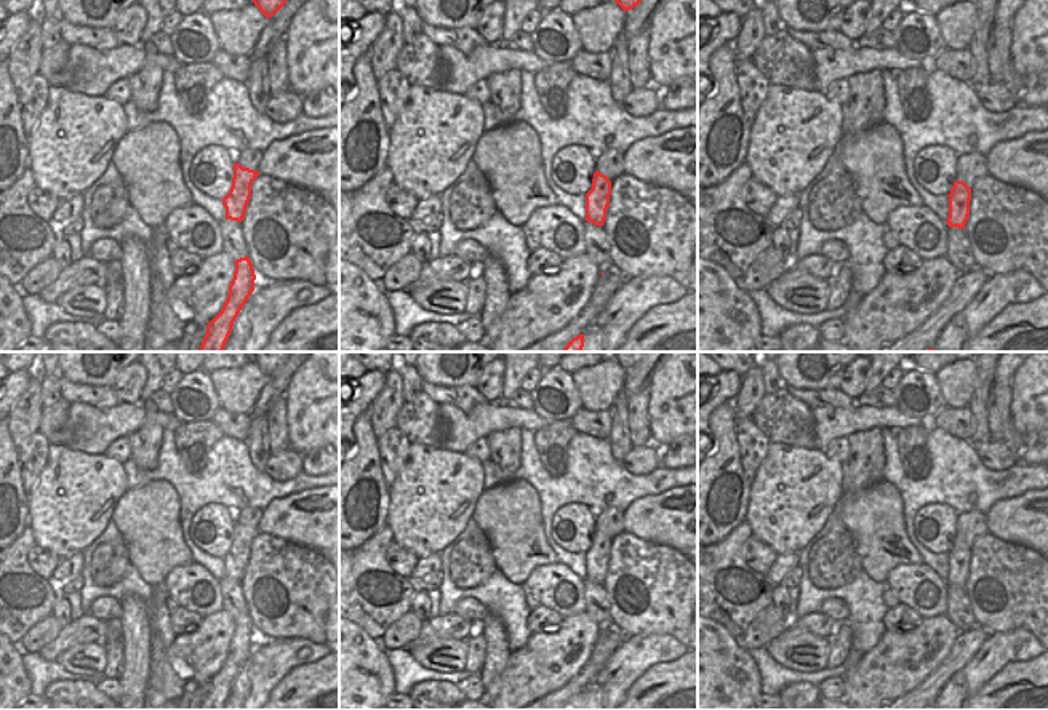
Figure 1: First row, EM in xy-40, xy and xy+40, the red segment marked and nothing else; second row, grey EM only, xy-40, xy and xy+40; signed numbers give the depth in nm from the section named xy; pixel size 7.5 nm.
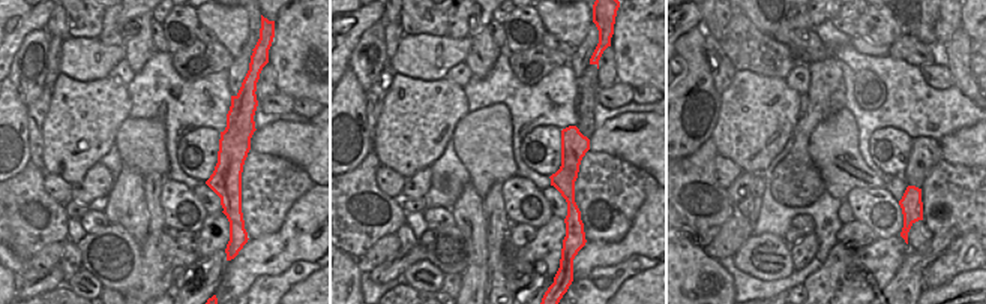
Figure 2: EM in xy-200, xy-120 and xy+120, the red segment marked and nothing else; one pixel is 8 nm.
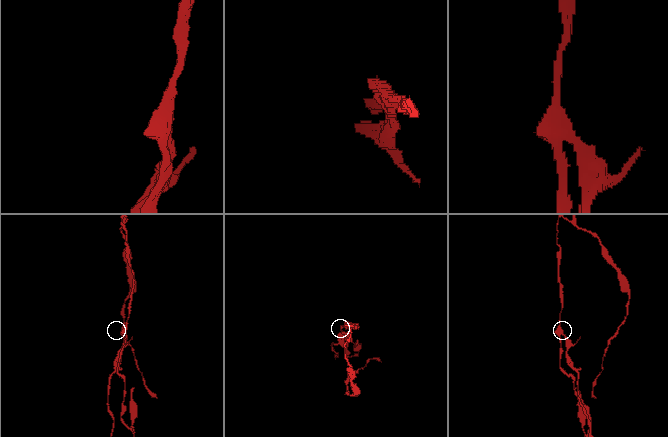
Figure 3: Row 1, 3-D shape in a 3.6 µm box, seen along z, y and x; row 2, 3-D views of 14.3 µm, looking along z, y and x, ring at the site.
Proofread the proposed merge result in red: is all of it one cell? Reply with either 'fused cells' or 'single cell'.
fused cells

